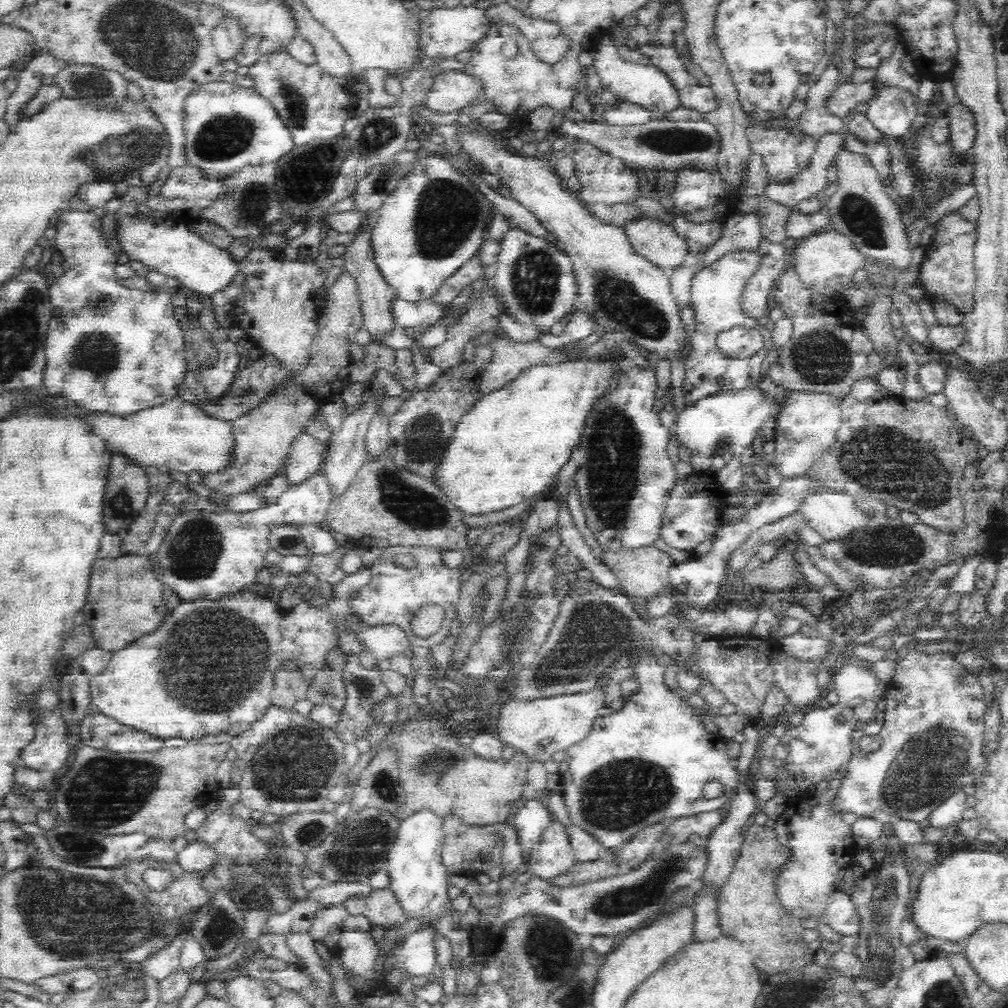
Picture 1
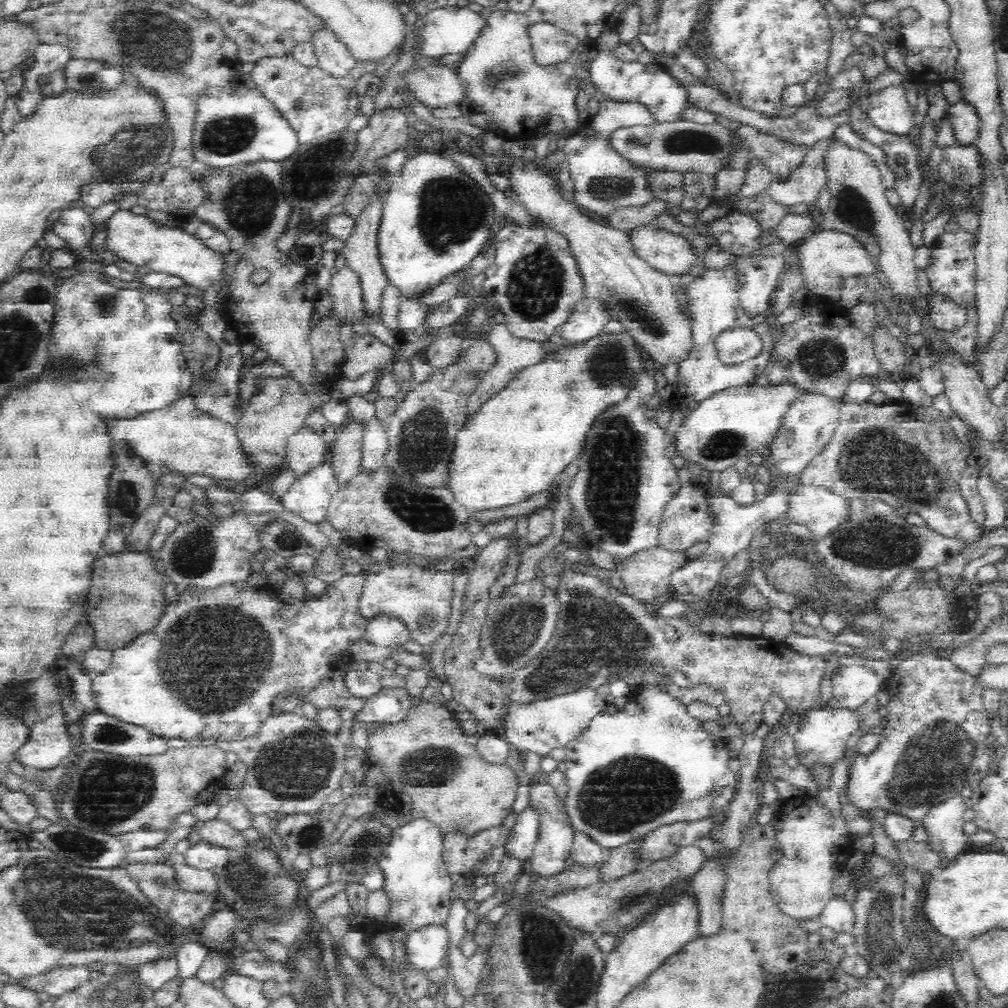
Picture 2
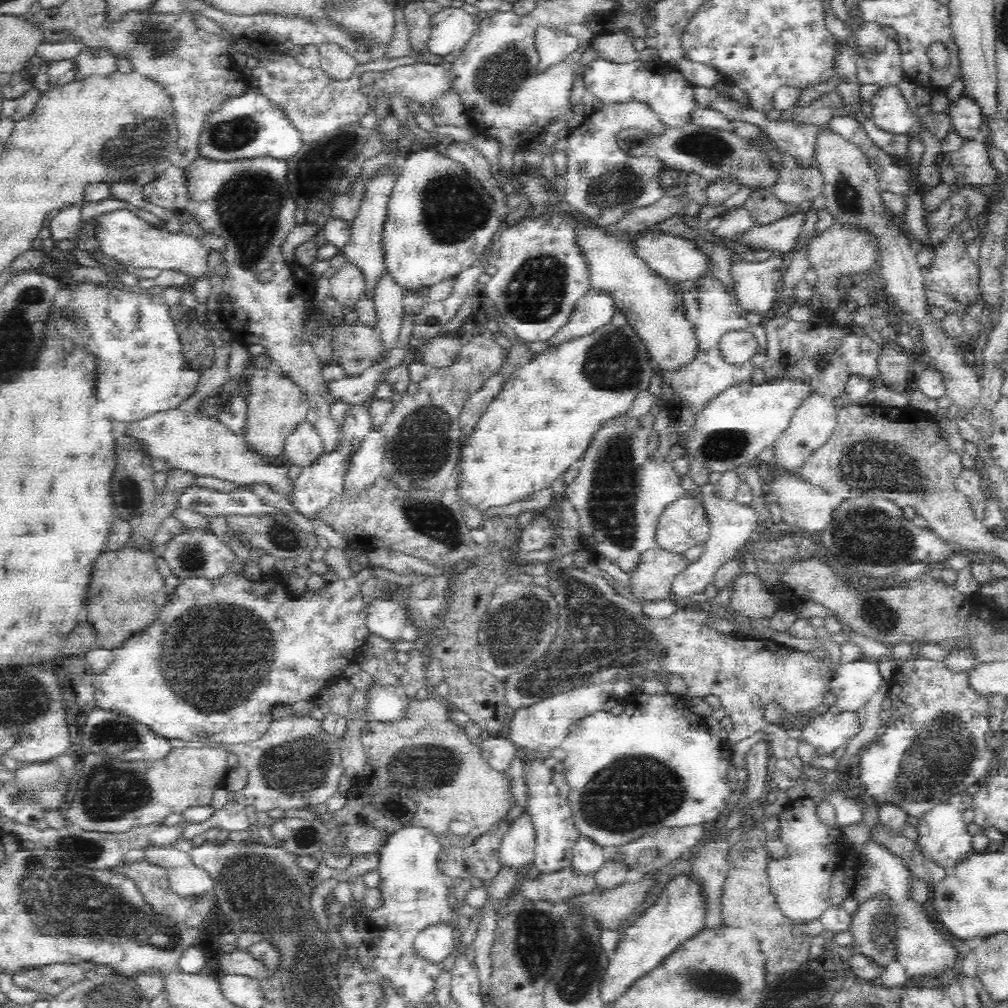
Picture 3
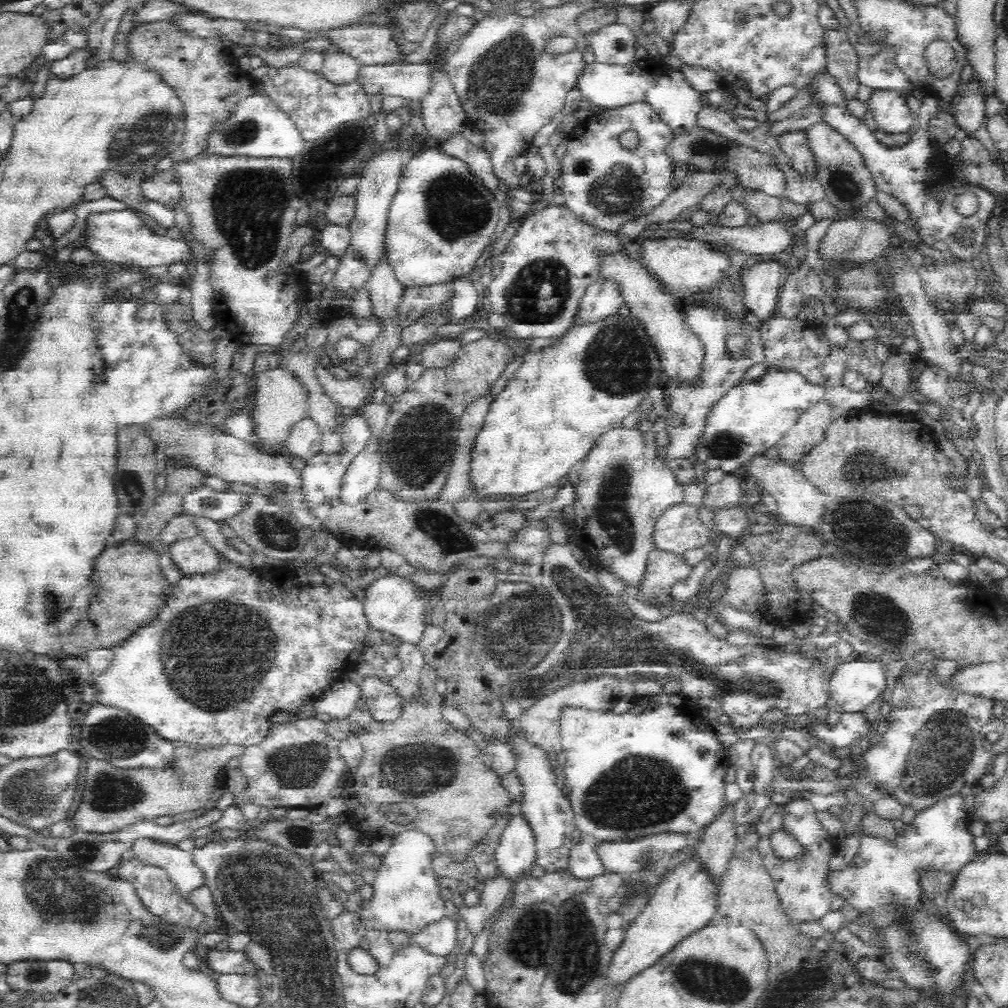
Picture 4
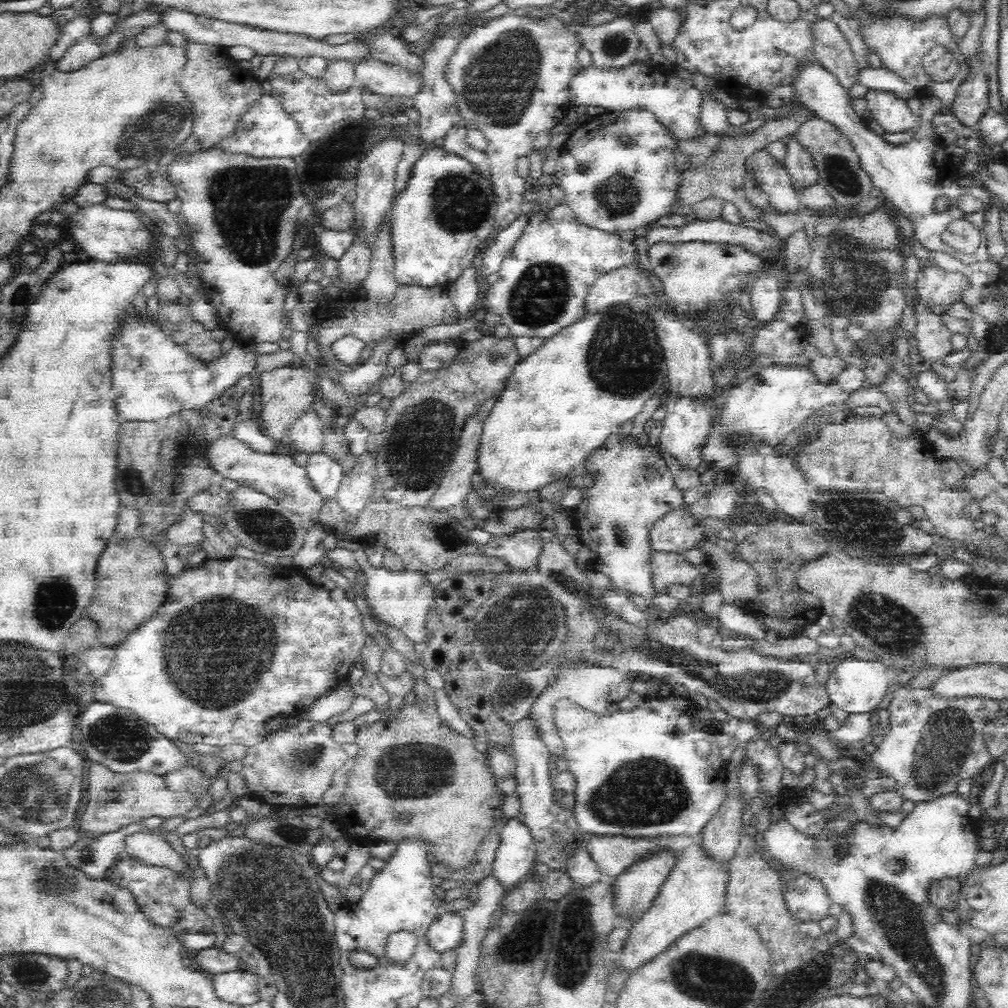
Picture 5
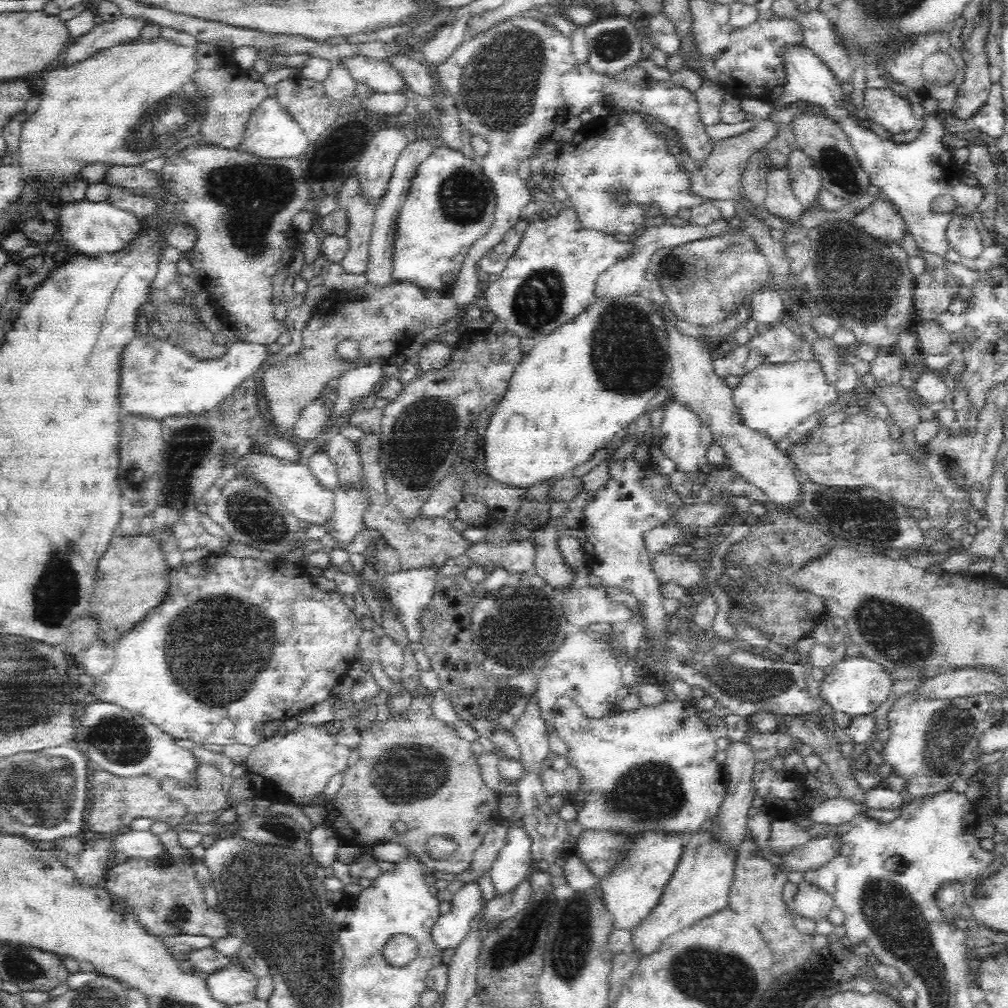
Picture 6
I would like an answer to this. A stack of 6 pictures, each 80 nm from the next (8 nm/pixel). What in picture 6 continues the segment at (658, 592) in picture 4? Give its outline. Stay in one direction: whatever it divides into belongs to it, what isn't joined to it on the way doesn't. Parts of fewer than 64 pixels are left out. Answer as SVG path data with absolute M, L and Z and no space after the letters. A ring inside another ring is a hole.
M673 552L658 553L653 556L651 563L661 585L672 582L687 589L700 580L701 569L698 562L692 562L688 554L682 556Z

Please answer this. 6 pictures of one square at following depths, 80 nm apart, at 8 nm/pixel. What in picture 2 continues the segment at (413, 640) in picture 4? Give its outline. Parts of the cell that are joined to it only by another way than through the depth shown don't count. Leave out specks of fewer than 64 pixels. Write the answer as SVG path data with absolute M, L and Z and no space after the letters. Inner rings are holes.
M379 617L368 624L363 639L372 646L400 651L401 646L410 640L410 633L400 621L392 617Z

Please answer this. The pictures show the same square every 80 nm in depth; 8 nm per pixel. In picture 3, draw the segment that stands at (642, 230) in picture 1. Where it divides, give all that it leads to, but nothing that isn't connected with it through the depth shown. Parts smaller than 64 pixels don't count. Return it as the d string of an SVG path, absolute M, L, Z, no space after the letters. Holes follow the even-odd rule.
M642 231L642 234L637 234L631 239L635 243L635 252L645 264L671 283L691 281L697 284L711 273L710 260L692 241L659 231L651 234Z

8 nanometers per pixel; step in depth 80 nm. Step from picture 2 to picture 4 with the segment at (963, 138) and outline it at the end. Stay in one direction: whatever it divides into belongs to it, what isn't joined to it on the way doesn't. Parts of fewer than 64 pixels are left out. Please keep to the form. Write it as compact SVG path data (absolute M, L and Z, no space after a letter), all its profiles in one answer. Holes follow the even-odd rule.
M973 77L966 84L960 84L957 93L946 108L954 117L958 129L967 136L974 136L985 120L984 101L981 90Z

